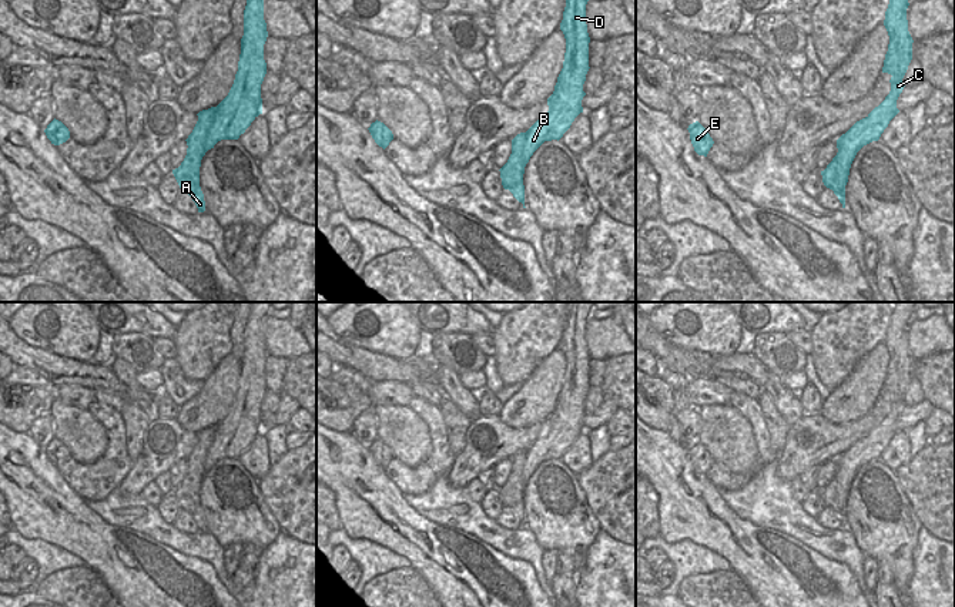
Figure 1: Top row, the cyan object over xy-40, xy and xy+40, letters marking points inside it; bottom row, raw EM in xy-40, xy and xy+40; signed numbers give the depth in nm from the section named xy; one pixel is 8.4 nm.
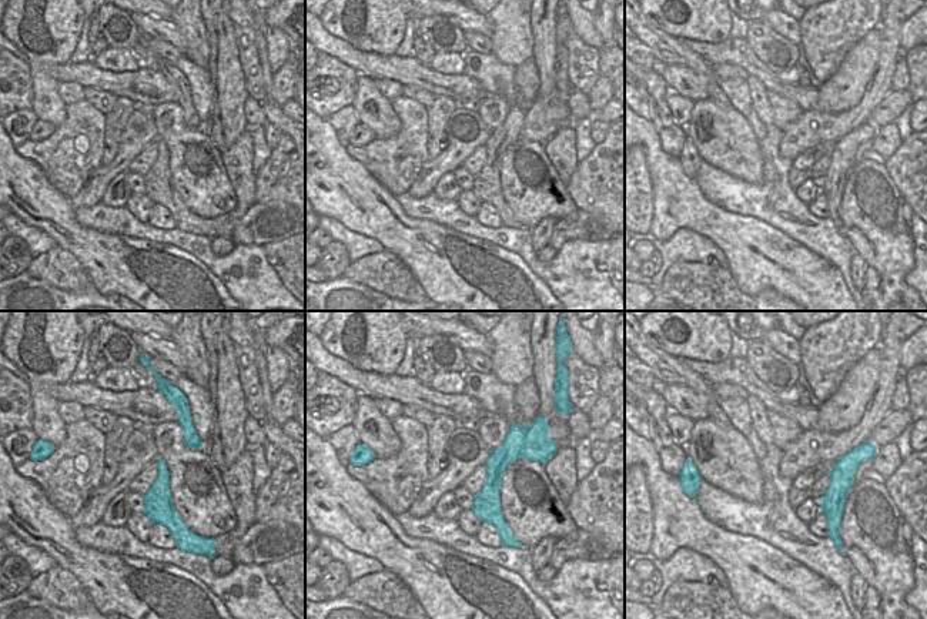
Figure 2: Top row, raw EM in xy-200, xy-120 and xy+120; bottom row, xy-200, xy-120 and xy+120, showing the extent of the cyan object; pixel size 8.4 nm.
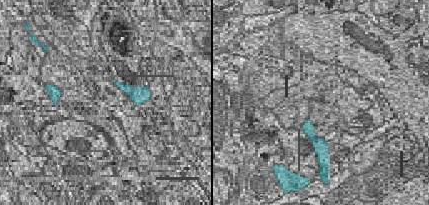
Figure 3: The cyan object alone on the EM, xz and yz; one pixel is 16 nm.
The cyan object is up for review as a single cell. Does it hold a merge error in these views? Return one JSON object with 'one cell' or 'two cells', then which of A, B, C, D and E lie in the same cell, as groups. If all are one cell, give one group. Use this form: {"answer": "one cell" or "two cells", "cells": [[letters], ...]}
{"answer": "two cells", "cells": [["A", "E"], ["B", "C", "D"]]}

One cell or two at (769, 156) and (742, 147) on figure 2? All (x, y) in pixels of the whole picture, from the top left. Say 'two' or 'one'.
two

